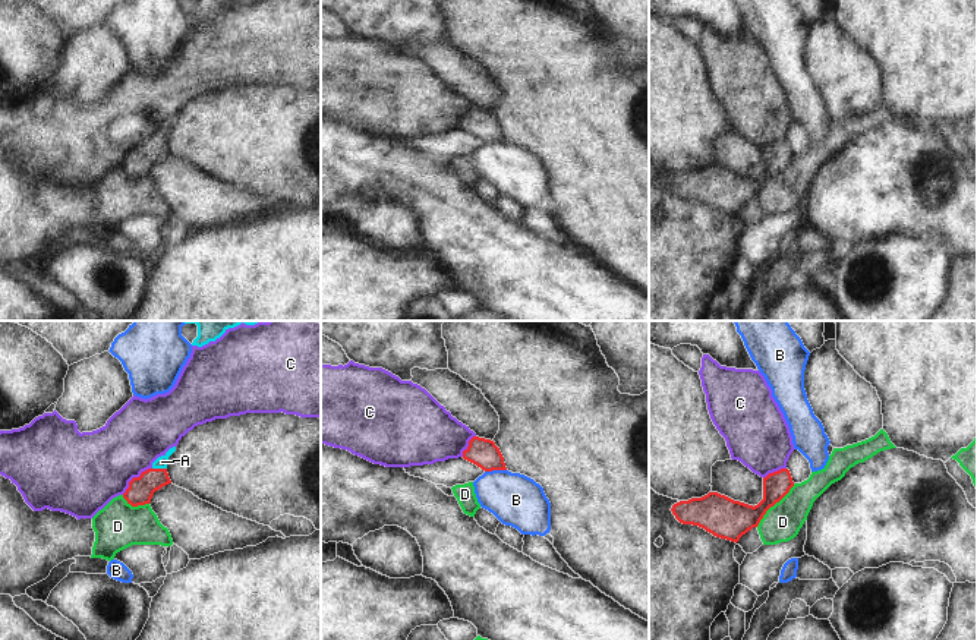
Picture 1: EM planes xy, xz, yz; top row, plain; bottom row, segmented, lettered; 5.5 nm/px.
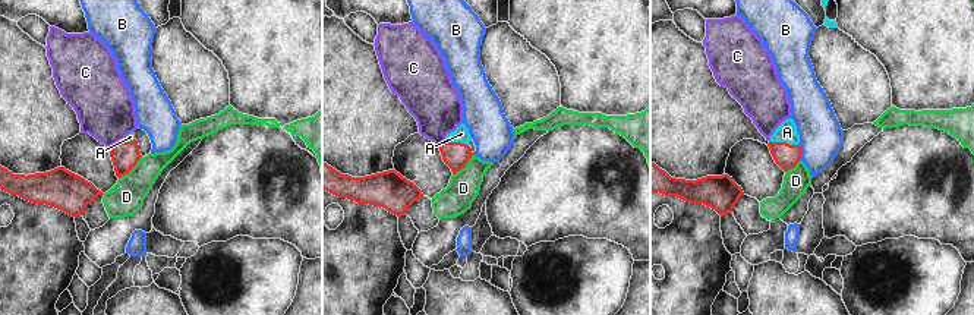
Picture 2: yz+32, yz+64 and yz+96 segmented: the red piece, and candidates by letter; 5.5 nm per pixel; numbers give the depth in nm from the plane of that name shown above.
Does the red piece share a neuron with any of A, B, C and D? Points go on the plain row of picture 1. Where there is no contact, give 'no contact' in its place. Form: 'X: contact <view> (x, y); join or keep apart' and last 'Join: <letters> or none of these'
A: contact xy (160, 141); join
B: contact xz (495, 141); keep apart
C: contact xy (134, 150); keep apart
D: contact yz (774, 176); keep apart
Join: A

